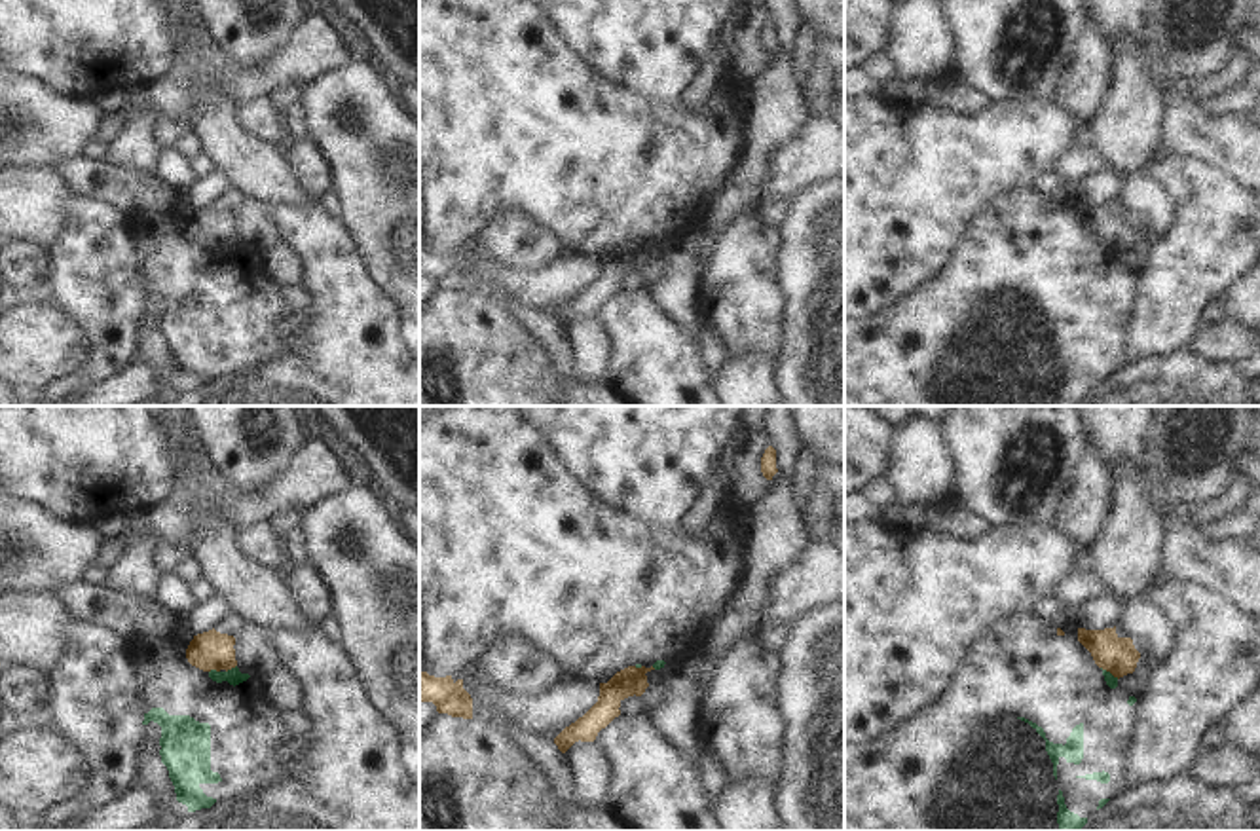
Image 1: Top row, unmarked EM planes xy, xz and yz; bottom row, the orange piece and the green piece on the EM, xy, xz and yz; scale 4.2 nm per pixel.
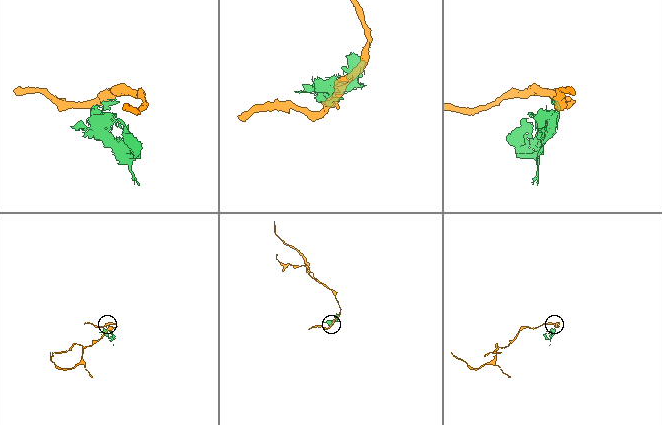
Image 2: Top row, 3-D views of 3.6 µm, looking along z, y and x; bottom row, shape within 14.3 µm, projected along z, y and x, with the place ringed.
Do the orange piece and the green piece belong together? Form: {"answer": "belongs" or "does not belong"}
{"answer": "does not belong"}

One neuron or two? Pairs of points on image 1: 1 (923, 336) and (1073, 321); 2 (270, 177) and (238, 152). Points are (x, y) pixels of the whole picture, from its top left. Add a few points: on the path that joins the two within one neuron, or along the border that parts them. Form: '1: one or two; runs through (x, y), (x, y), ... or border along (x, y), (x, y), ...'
1: one; runs through (961, 319), (1000, 287), (1035, 298)
2: one; runs through (262, 173), (245, 158)

